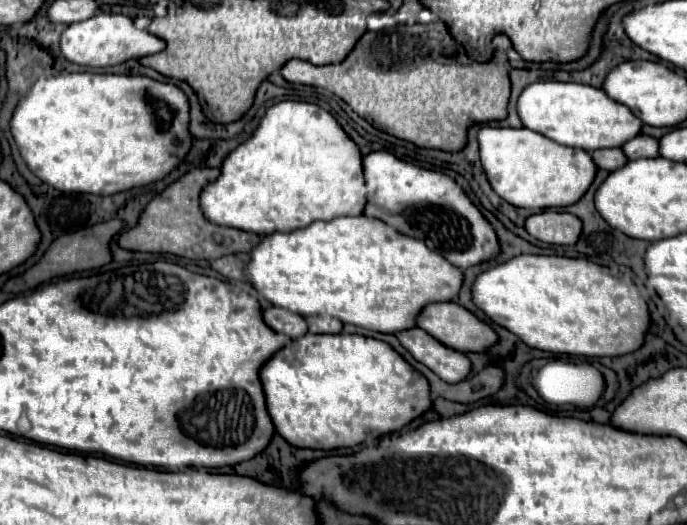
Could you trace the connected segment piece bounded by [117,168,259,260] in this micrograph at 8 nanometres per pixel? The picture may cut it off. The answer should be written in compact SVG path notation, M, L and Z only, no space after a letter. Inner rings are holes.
M193 168L187 174L183 174L179 180L169 184L161 194L157 194L139 214L137 226L123 232L117 240L119 248L131 250L131 252L159 252L159 254L175 254L191 260L213 260L225 254L233 252L247 252L257 242L259 236L237 230L237 228L225 228L217 226L205 220L205 216L199 210L199 192L201 188L217 178L217 168ZM239 236L241 236L241 250L239 250Z

